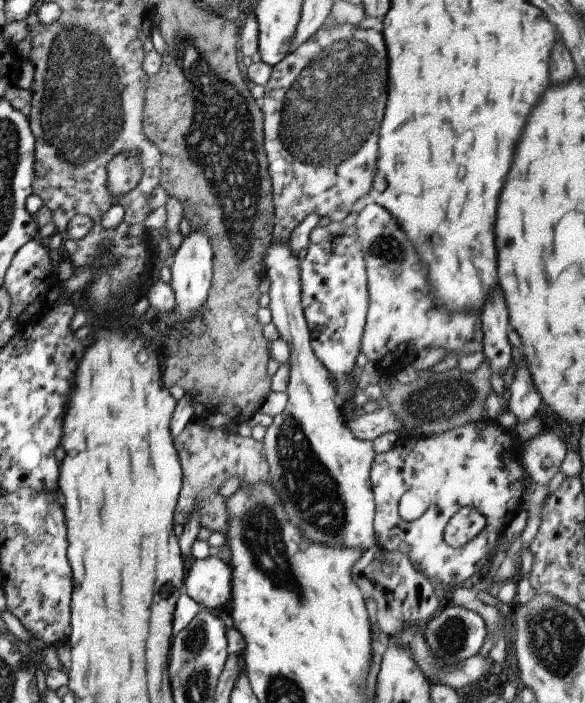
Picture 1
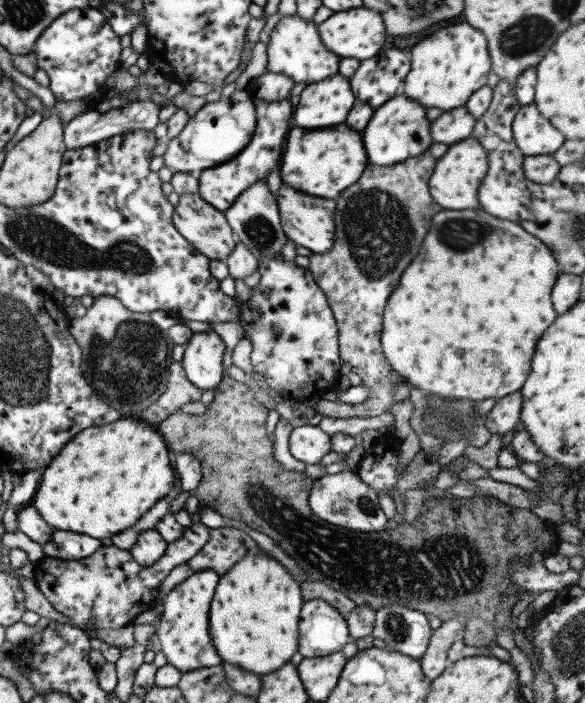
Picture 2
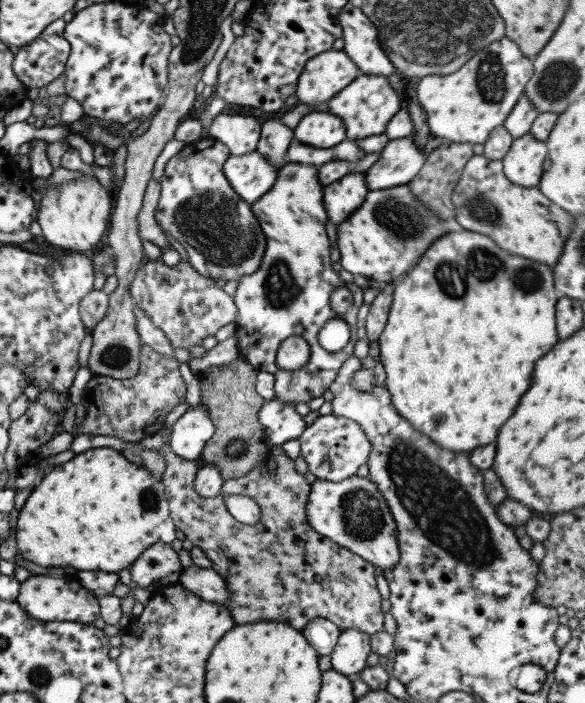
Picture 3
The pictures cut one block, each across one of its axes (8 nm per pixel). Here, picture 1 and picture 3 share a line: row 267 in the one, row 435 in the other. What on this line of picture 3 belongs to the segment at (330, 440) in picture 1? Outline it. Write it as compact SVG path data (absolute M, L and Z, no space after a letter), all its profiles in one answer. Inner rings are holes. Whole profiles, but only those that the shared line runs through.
M273 399L264 401L258 412L258 420L264 429L267 443L281 445L287 440L297 439L306 428L305 422L291 403Z

